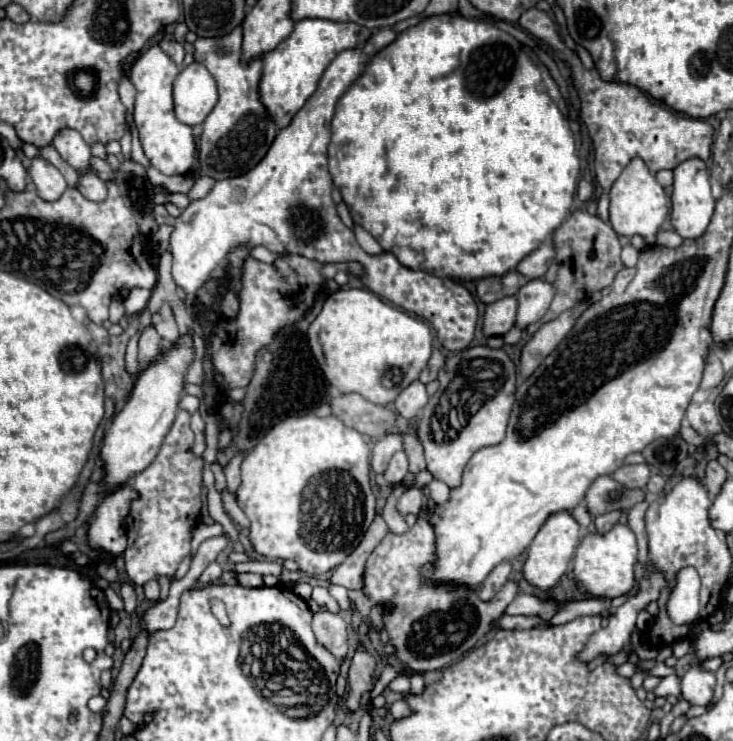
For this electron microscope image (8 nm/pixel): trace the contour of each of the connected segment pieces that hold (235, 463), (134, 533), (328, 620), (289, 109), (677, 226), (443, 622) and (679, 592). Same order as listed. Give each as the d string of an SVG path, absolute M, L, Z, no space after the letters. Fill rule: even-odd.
M246 452L234 456L230 460L230 464L224 468L224 474L226 474L226 490L230 494L234 494L238 490L238 484L240 484L240 462L244 460L244 456L246 456Z
M180 410L154 462L146 470L138 472L138 476L134 476L134 488L140 492L140 498L132 502L128 514L128 548L124 552L124 562L130 582L136 586L144 586L148 580L158 576L174 576L178 564L192 552L190 550L192 530L198 524L198 514L202 508L200 494L202 494L202 470L204 470L204 458L196 458L192 446L194 446L194 432L190 428L190 414L186 410Z
M318 610L312 624L316 640L326 646L338 660L342 660L348 654L348 632L344 618L328 610Z
M304 18L296 24L294 32L282 40L274 50L264 54L264 72L260 80L260 98L278 128L286 128L294 114L304 106L316 90L318 80L326 66L344 50L358 48L372 36L372 30L354 22L334 22L322 18Z
M684 160L674 168L674 192L672 192L672 226L682 238L700 238L714 214L714 196L710 190L710 174L704 160Z
M418 516L416 524L408 528L404 534L394 534L388 532L384 540L374 548L370 554L366 568L364 568L364 590L350 590L348 596L354 602L354 614L352 614L352 624L360 626L362 622L370 620L370 606L380 604L380 606L394 606L392 612L384 612L384 624L390 634L390 640L396 648L396 658L404 664L404 668L412 672L428 672L428 670L438 670L446 668L452 662L458 662L468 654L488 632L490 624L502 616L506 606L520 594L520 588L516 582L508 580L502 590L496 594L494 600L482 602L474 590L462 588L462 586L432 586L432 584L422 584L420 580L420 568L434 560L434 532L432 526L428 524L426 516Z
M682 568L676 578L676 588L668 600L668 616L676 624L684 624L690 628L690 634L698 626L698 592L700 578L694 568Z

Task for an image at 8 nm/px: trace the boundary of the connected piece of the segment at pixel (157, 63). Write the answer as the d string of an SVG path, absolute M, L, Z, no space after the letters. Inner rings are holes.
M150 46L146 52L142 52L136 62L130 68L130 80L134 88L138 90L136 96L136 108L134 108L134 122L140 132L142 148L152 162L154 168L158 168L162 174L188 174L194 164L196 154L196 142L192 126L182 124L174 116L174 102L172 102L172 82L178 76L178 66L160 50L160 46Z

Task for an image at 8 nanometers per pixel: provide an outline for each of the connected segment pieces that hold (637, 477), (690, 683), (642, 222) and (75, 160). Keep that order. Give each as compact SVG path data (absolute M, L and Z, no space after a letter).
M632 464L632 466L620 466L614 474L614 480L622 482L628 488L644 488L650 478L650 466L644 464Z
M692 666L682 676L682 698L692 706L706 706L712 700L716 686L716 674L702 670L700 666Z
M634 158L610 190L610 224L620 236L642 236L648 246L656 242L664 218L668 216L668 198L654 174L646 168L640 158Z
M64 128L56 134L52 146L58 150L58 154L80 174L86 174L86 172L92 172L90 168L90 158L92 158L92 152L90 152L90 146L82 140L82 136L76 132L76 130L70 130L70 128Z

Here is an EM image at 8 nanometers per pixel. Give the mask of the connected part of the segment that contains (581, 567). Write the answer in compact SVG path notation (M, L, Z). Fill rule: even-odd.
M616 524L608 534L586 534L574 554L574 574L582 592L598 598L616 598L628 594L634 580L634 566L638 562L638 542L628 524Z

